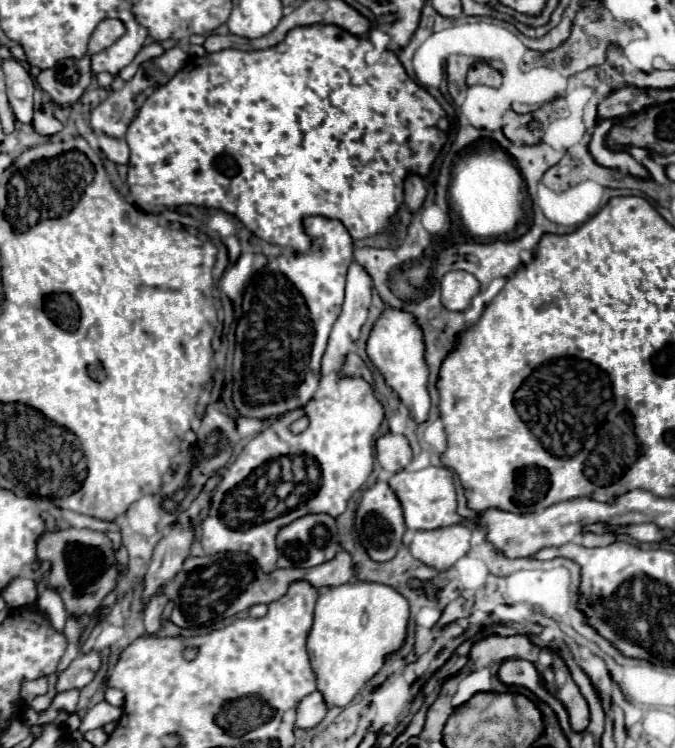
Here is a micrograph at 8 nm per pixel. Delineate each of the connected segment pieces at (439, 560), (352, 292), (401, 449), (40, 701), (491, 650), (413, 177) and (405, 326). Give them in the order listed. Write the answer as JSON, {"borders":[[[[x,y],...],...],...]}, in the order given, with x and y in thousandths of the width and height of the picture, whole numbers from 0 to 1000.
{"borders":[[[[671,701],[668,706],[644,706],[644,711],[618,711],[609,725],[609,741],[633,757],[662,762],[695,735],[701,706]]],[[[520,350],[517,361],[514,361],[511,404],[508,404],[508,412],[505,412],[505,420],[502,420],[499,430],[493,433],[493,441],[490,441],[490,449],[487,449],[487,460],[484,460],[484,471],[479,476],[479,487],[476,487],[476,497],[479,500],[499,497],[505,492],[508,479],[514,476],[520,457],[532,452],[532,441],[541,433],[541,428],[544,428],[544,412],[547,412],[547,406],[550,406],[550,369],[544,366],[544,361],[535,353]]],[[[576,578],[570,583],[561,583],[556,591],[556,602],[561,620],[579,634],[597,628],[609,618],[609,596],[603,586],[594,580]]],[[[73,904],[73,925],[70,925],[67,930],[55,933],[46,944],[52,944],[52,947],[70,947],[70,939],[73,939],[81,928],[84,928],[84,925],[81,925],[81,904]]],[[[727,848],[701,861],[695,872],[695,888],[704,888],[704,893],[721,890],[733,901],[748,880],[775,880],[784,885],[796,885],[796,877],[799,866],[787,861],[781,850]]],[[[603,233],[600,241],[600,273],[609,283],[618,283],[627,275],[627,267],[633,262],[627,238],[621,233]]],[[[570,409],[564,422],[556,428],[547,455],[544,455],[544,476],[547,484],[559,492],[564,505],[576,519],[582,519],[591,529],[591,535],[606,545],[609,559],[624,567],[636,556],[636,527],[633,527],[633,503],[636,492],[630,484],[630,457],[627,457],[627,441],[618,430],[618,425],[609,417],[585,414]]]]}

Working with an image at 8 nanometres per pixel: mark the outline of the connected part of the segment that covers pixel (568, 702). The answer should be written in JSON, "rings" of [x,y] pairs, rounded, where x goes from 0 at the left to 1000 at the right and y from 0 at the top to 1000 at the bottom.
{"rings":[[[858,920],[855,928],[822,928],[822,933],[828,933],[834,939],[834,944],[843,952],[843,968],[852,979],[864,979],[873,968],[873,947],[867,933],[861,930]]]}

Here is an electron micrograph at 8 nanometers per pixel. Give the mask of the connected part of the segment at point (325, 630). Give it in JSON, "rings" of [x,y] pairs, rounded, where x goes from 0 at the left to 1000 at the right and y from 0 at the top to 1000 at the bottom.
{"rings":[[[505,781],[473,794],[467,829],[455,850],[455,872],[470,901],[470,922],[481,930],[484,944],[508,947],[526,933],[535,917],[564,896],[570,877],[597,861],[603,829],[603,802],[570,781]]]}

